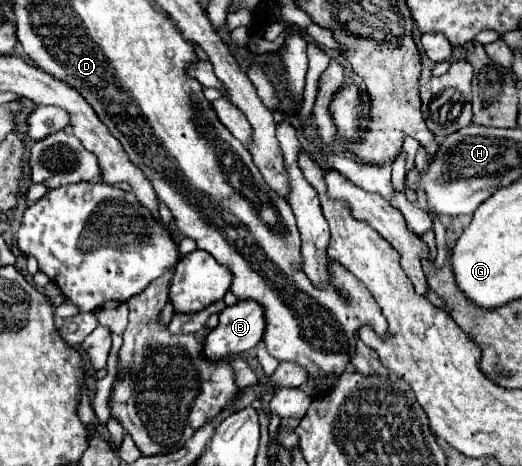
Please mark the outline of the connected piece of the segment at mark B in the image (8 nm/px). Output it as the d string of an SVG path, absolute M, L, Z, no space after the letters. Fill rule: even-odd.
M240 300L234 306L228 306L220 312L220 324L206 336L204 342L204 354L210 360L222 360L224 356L234 356L240 352L246 352L254 348L266 330L266 318L264 318L264 308L256 300Z

